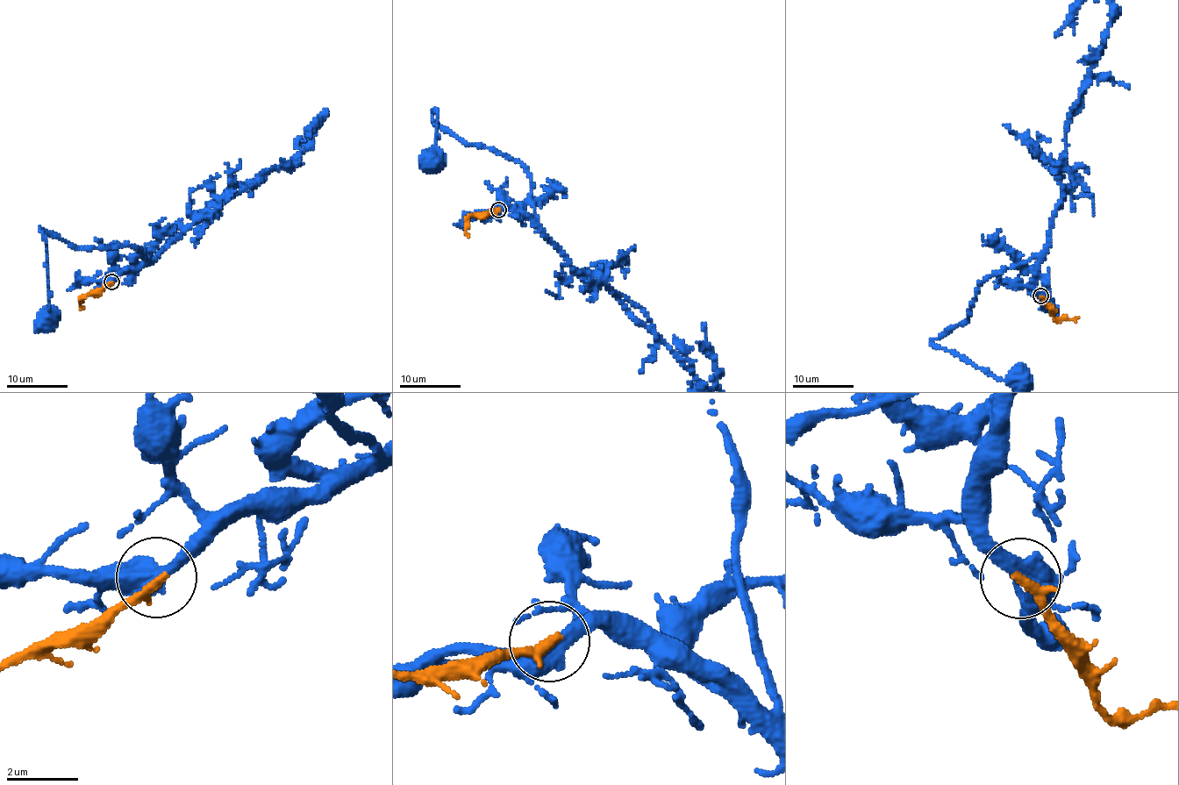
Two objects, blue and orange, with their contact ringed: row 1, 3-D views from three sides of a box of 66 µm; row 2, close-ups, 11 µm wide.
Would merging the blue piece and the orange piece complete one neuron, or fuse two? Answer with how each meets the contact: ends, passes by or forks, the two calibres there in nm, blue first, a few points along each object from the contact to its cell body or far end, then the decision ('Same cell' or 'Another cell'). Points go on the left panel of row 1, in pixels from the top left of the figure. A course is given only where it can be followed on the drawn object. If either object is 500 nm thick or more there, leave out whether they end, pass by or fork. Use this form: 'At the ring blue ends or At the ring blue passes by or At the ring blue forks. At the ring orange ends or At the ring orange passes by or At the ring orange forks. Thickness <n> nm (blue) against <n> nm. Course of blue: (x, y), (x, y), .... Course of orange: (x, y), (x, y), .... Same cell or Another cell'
At the ring blue passes by. At the ring orange ends. Thickness 440 nm (blue) against 260 nm. Course of blue: (111, 281), (141, 254), (140, 248), (75, 248), (40, 228), (45, 240), (49, 304), (49, 317), (46, 317). Course of orange: (111, 281), (82, 297), (82, 309). Same cell

